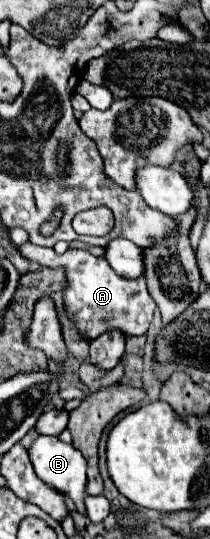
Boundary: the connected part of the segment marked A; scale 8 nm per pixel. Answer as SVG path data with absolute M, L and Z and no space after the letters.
M26 242L24 246L20 246L20 252L22 256L40 262L46 268L66 268L66 276L70 282L68 290L64 292L66 310L76 320L78 330L86 338L94 340L96 336L112 328L120 328L122 332L126 332L126 336L146 334L152 322L152 314L156 310L156 302L152 300L146 288L146 280L122 278L112 270L112 266L104 258L96 258L86 250L68 250L60 256L54 252L54 248L42 248Z

